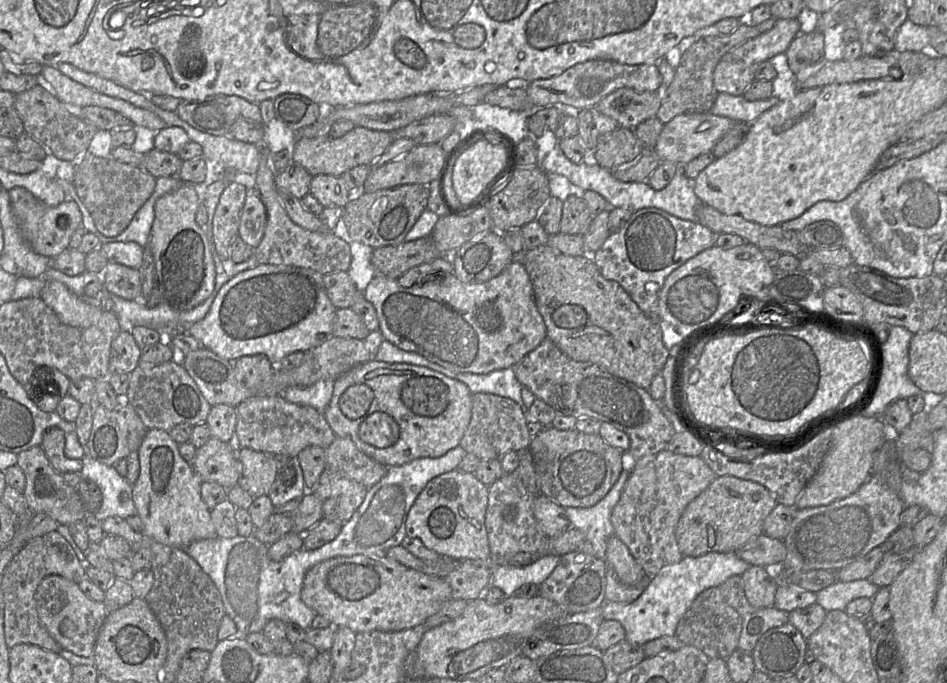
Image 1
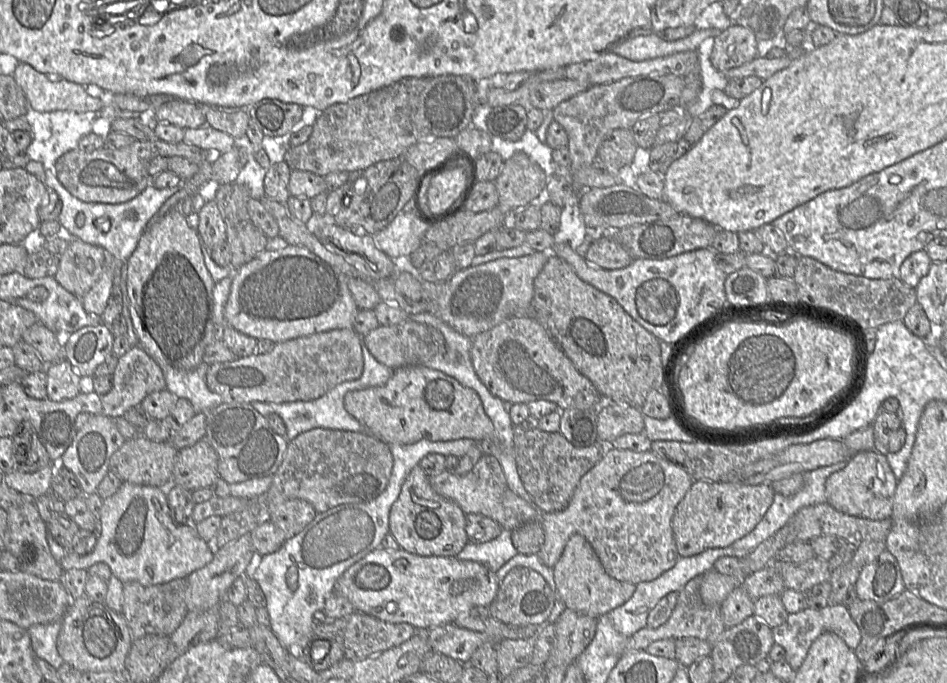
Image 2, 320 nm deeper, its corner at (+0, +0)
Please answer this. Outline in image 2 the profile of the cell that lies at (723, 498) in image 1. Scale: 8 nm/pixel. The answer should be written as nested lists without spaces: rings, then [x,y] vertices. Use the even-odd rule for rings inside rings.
[[[694,481],[677,505],[672,517],[673,537],[680,557],[690,557],[707,549],[725,548],[749,534],[773,503],[771,485],[735,482]]]

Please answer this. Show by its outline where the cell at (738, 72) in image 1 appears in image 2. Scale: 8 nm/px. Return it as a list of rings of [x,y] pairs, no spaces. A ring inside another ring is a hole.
[[[732,25],[714,38],[710,54],[712,66],[725,72],[757,57],[758,41],[746,25]]]

